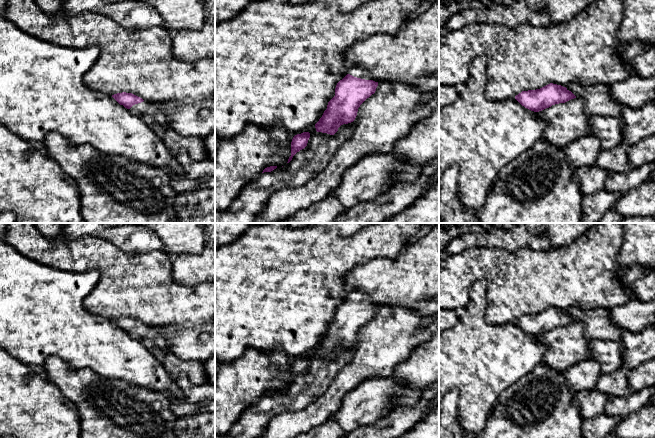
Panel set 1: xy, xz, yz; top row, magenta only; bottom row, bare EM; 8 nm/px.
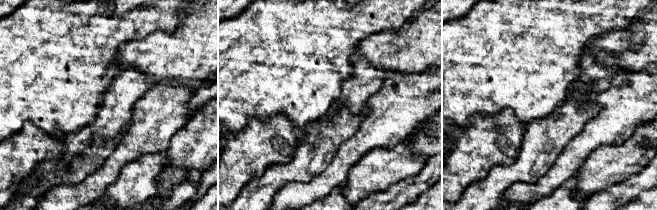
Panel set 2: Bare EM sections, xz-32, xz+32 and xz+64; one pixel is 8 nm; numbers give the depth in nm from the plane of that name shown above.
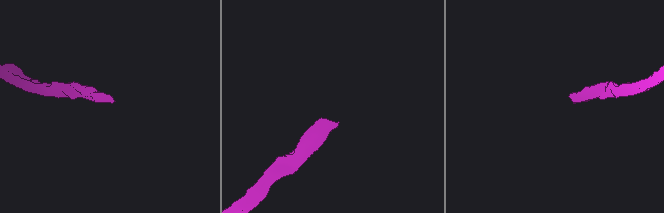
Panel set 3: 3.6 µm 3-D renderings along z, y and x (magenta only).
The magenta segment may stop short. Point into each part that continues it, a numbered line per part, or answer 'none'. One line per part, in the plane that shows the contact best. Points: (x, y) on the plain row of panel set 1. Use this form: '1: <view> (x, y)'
1: xz (357, 295)

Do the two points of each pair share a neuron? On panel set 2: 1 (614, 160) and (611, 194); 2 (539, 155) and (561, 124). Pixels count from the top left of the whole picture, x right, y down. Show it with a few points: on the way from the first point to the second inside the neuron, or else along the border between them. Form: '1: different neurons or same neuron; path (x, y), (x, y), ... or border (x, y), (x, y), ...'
1: different neurons; border (633, 175), (590, 195)
2: same neuron; path (541, 147), (554, 132)

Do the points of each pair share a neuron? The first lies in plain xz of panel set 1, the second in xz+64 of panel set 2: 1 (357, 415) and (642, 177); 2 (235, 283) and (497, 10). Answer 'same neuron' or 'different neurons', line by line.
1: different neurons
2: same neuron

